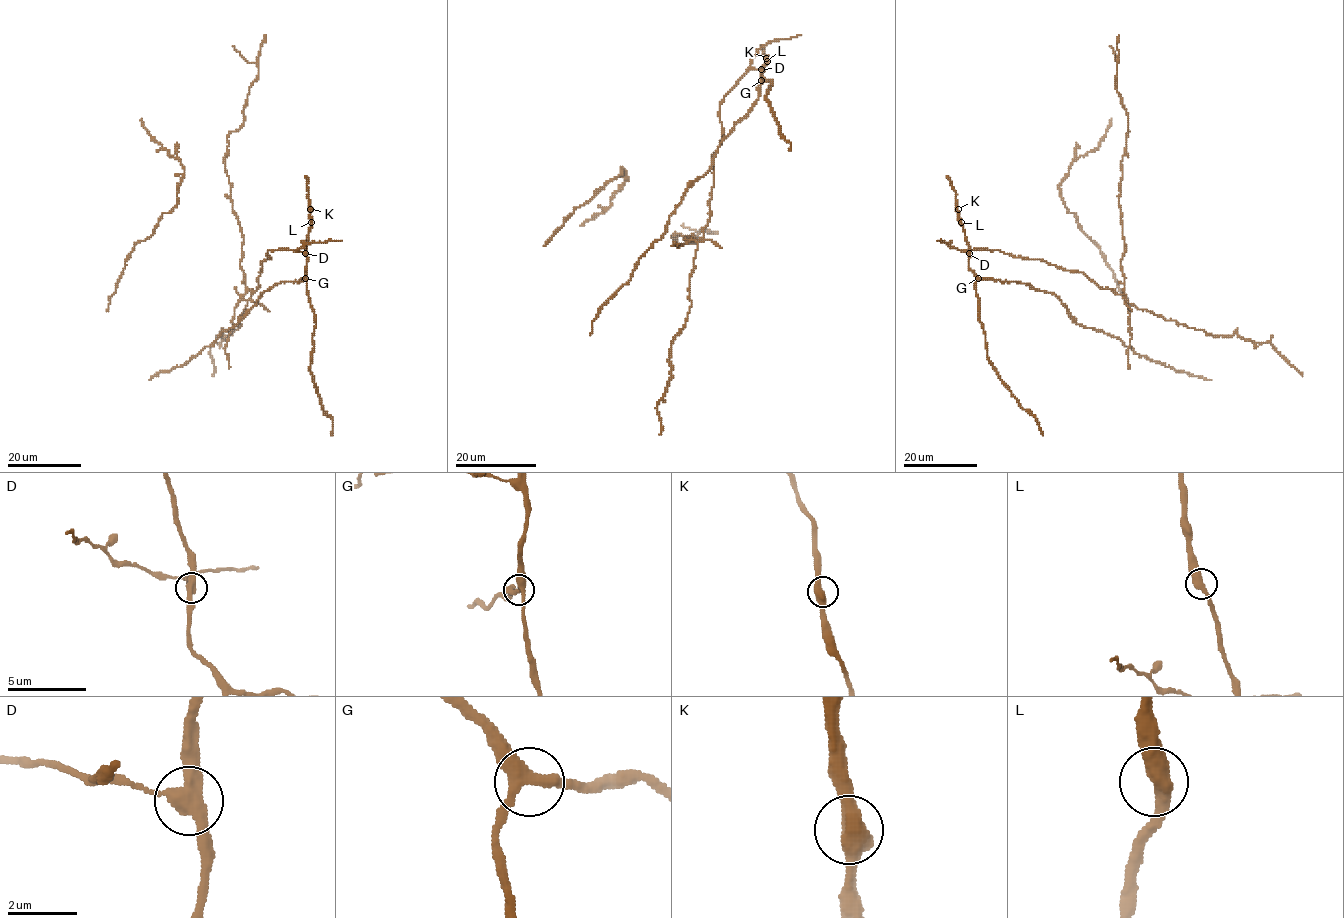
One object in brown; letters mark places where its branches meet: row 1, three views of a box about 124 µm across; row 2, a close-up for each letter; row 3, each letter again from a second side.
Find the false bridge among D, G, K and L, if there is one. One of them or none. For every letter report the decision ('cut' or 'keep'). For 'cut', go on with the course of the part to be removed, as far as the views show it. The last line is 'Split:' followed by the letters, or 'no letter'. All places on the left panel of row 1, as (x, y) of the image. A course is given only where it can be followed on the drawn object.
D: cut
G: keep
K: keep
L: keep
Split: D

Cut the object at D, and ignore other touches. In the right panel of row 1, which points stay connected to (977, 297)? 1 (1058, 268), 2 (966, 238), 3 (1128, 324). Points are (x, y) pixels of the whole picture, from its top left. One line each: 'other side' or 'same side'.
1: other side
2: same side
3: other side

